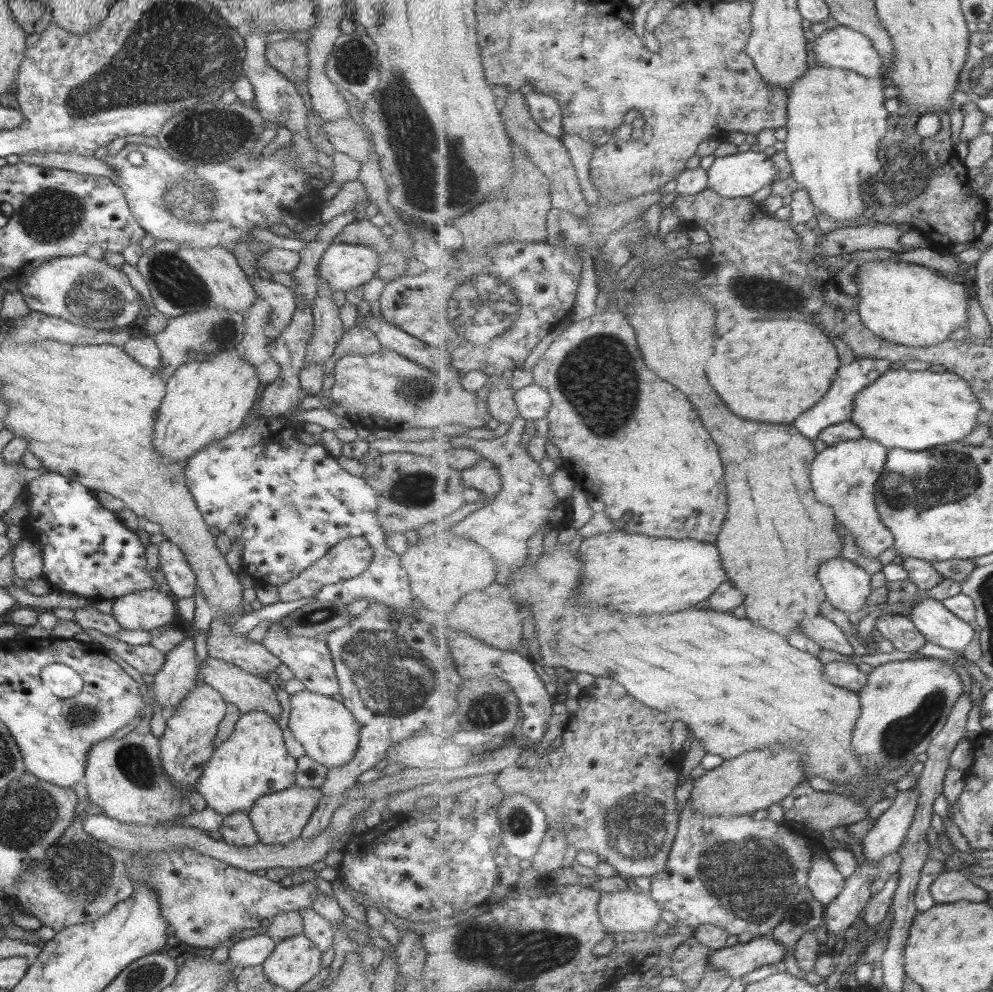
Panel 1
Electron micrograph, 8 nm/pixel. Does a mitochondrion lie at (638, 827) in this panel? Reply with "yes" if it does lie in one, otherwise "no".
yes

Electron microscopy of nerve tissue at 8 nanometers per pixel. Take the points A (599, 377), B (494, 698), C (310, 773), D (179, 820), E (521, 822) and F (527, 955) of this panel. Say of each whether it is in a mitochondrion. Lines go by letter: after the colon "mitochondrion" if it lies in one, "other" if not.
A: mitochondrion
B: mitochondrion
C: other
D: other
E: mitochondrion
F: mitochondrion

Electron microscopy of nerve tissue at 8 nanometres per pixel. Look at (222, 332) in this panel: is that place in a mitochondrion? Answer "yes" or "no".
yes

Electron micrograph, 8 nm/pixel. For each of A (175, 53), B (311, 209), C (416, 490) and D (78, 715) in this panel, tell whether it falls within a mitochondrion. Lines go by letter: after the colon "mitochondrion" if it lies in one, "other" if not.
A: mitochondrion
B: other
C: mitochondrion
D: mitochondrion

